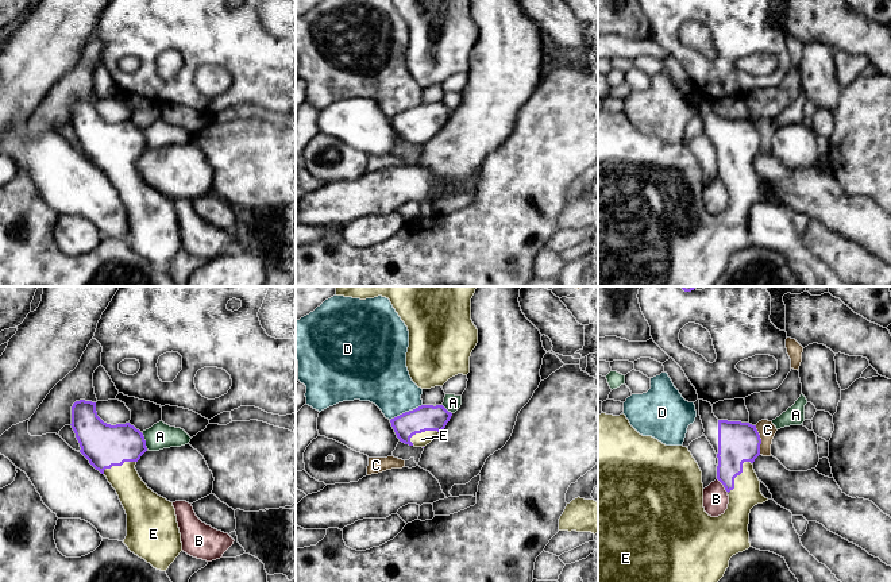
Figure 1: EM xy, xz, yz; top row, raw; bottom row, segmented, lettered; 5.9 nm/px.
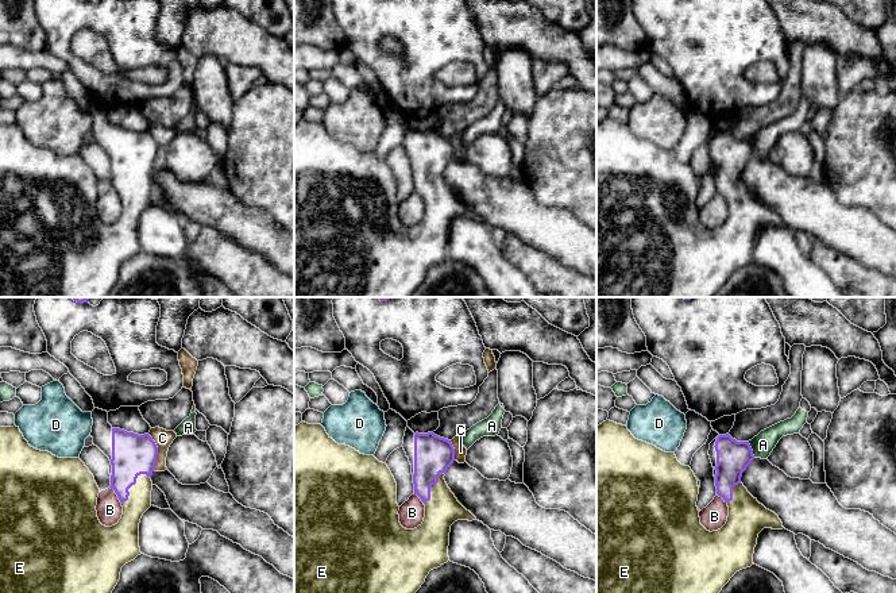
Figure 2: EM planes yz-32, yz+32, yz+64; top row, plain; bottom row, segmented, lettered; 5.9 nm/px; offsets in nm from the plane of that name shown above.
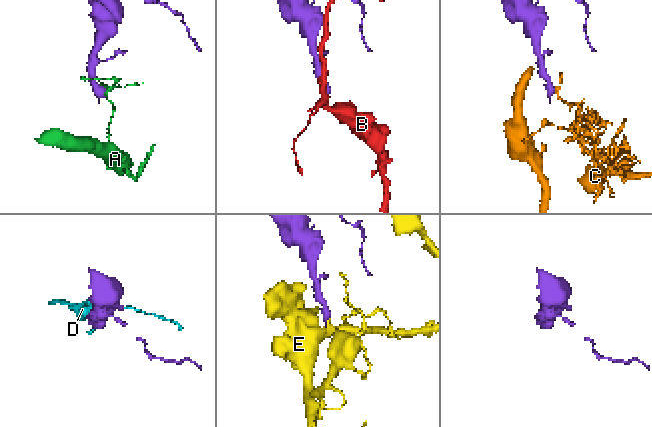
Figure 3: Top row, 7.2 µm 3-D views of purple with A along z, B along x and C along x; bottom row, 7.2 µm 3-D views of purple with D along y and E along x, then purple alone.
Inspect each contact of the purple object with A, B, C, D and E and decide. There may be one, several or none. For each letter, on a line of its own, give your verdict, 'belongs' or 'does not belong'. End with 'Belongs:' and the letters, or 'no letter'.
A: does not belong
B: does not belong
C: does not belong
D: does not belong
E: belongs
Belongs: E

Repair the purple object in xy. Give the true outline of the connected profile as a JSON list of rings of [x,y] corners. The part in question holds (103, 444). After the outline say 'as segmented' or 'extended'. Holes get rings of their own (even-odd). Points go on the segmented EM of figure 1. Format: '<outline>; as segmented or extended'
[[[85,400],[73,404],[70,425],[80,443],[80,452],[107,477],[126,510],[127,536],[123,543],[154,568],[166,571],[182,551],[181,533],[173,502],[148,489],[135,469],[136,462],[147,451],[143,433],[130,423],[104,423],[97,416],[96,402]]]; extended

